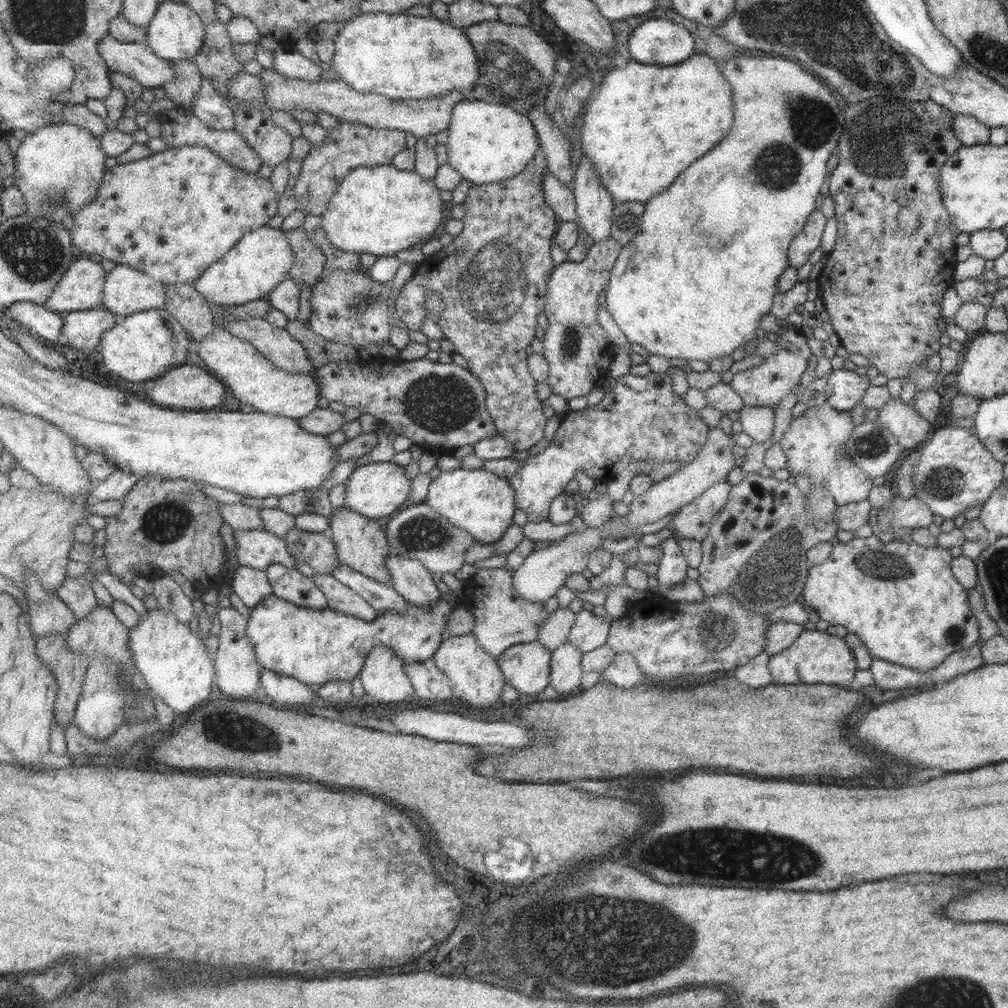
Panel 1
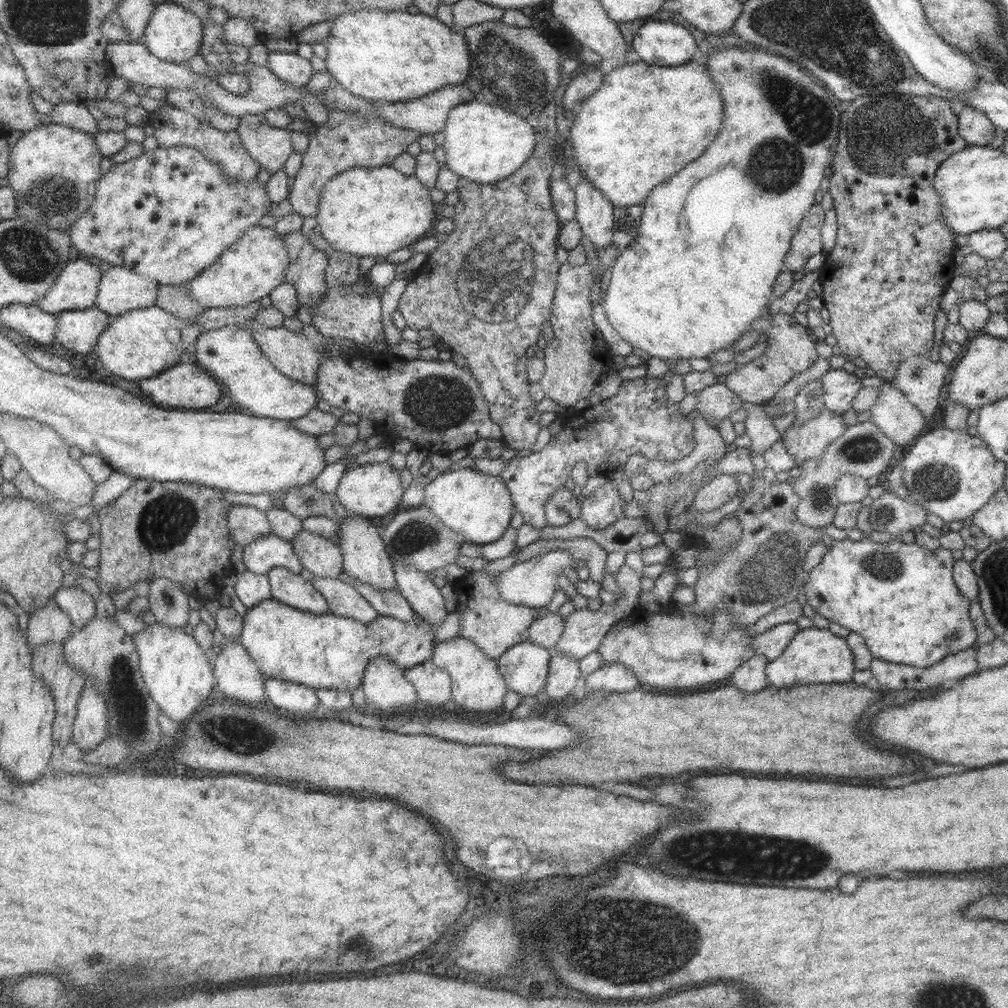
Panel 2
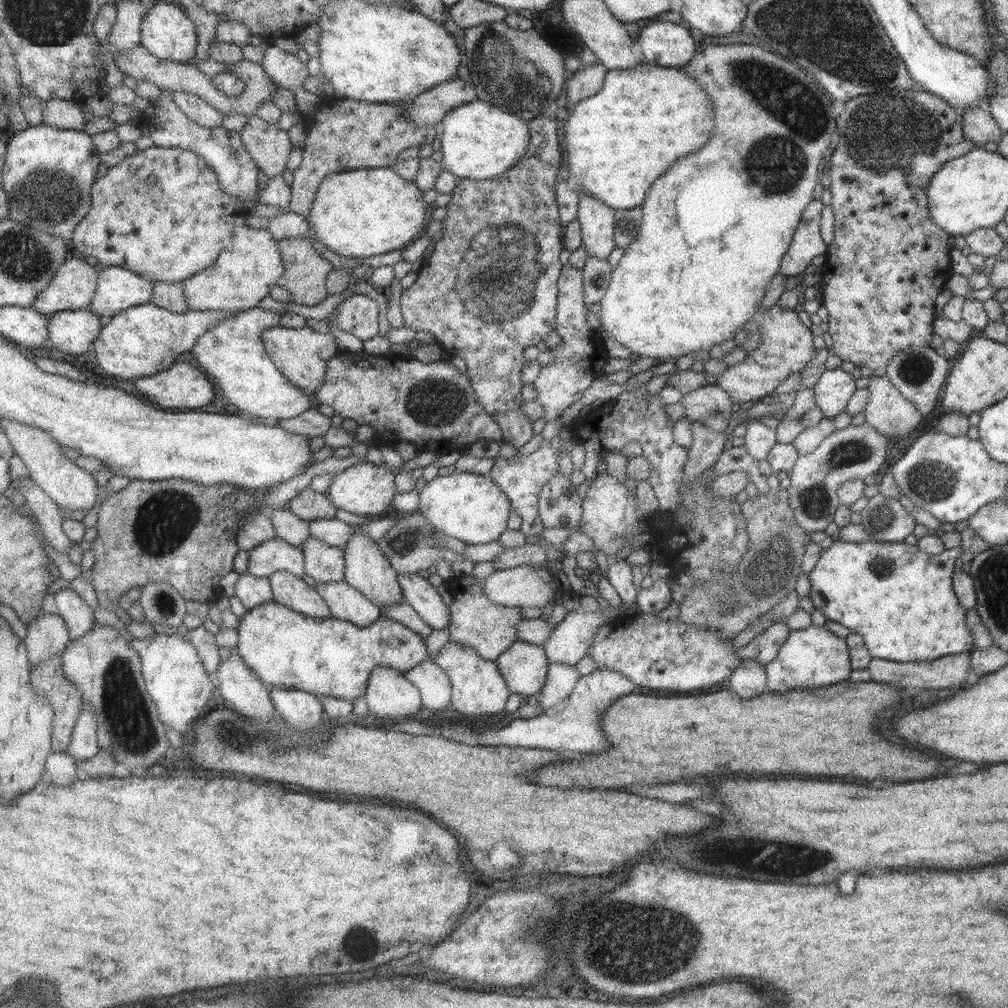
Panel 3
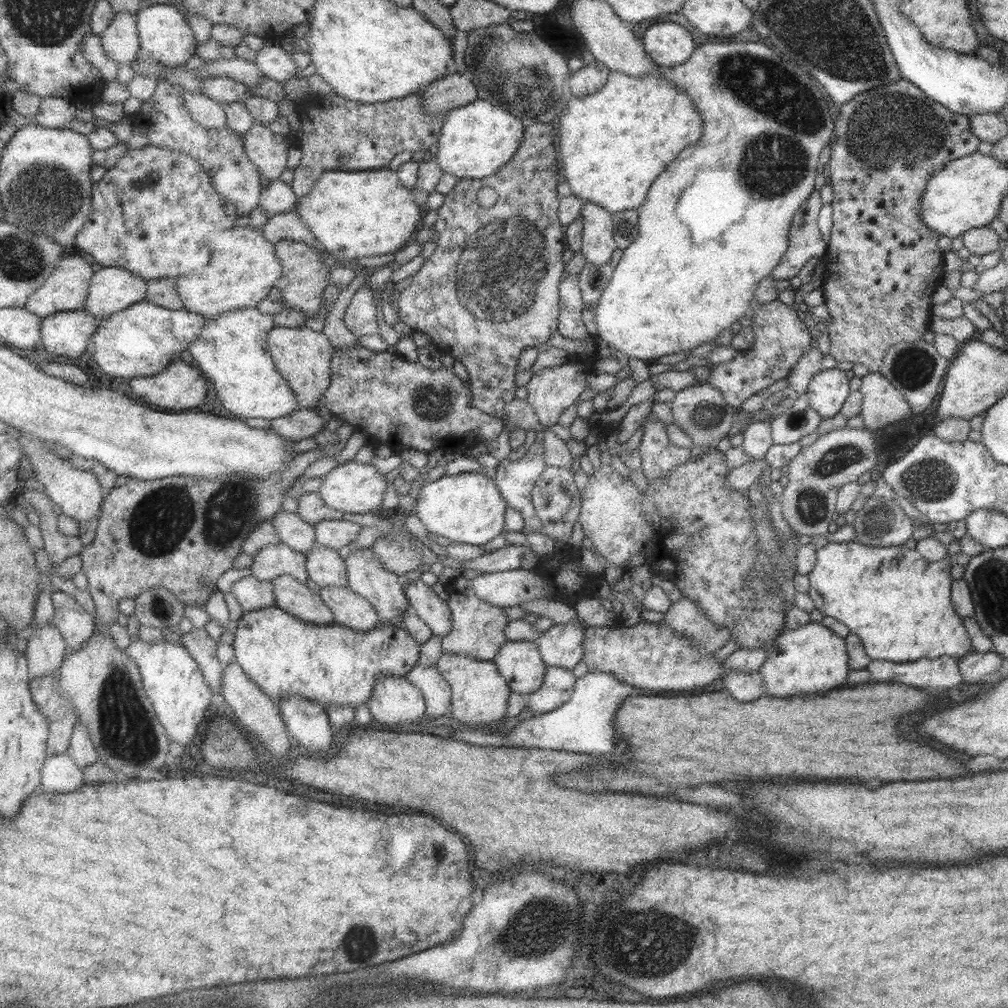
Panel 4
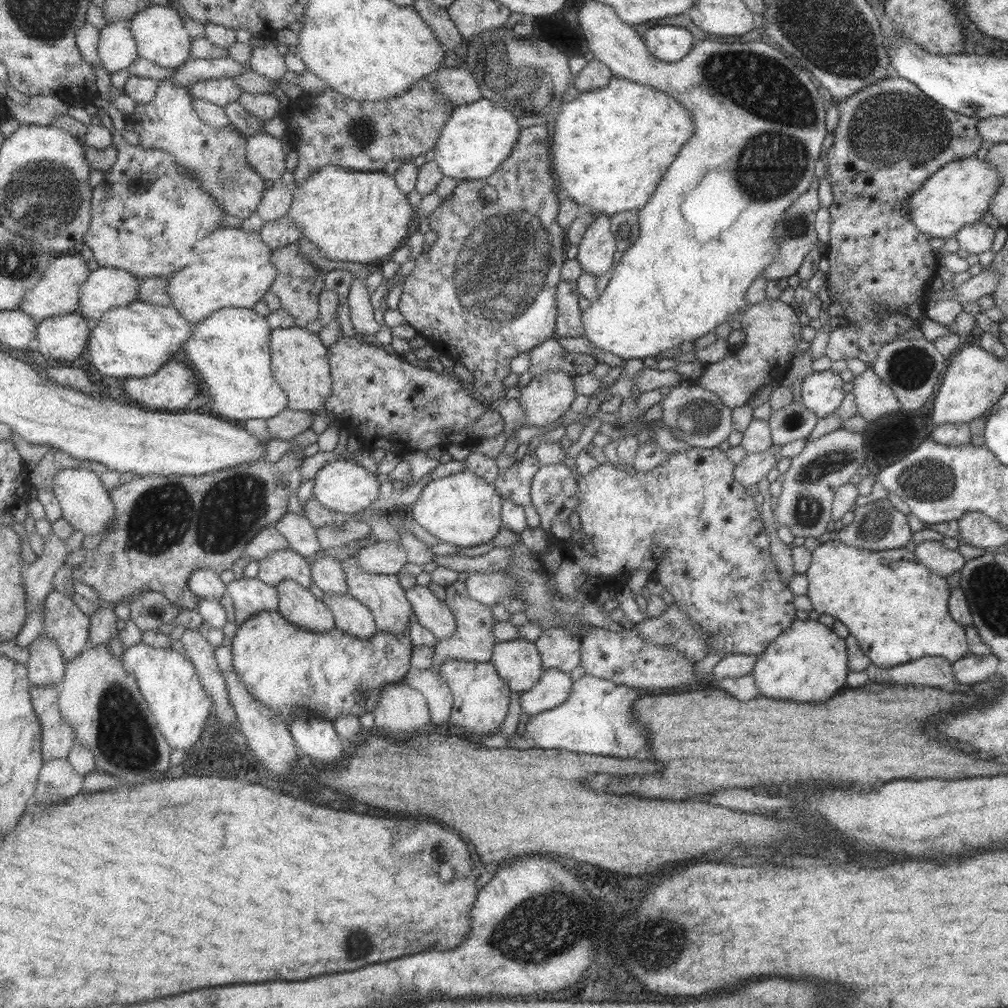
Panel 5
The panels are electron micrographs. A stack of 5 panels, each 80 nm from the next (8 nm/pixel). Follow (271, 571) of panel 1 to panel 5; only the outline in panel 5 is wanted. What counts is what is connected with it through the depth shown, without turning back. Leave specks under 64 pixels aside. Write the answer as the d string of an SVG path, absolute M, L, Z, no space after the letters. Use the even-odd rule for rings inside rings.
M283 579L274 587L278 595L278 612L289 624L309 632L333 630L331 612L309 590L291 579Z

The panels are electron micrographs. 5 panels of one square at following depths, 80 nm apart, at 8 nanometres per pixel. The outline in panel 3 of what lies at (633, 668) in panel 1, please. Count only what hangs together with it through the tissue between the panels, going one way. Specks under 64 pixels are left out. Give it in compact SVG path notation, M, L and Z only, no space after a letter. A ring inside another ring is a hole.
M599 670L585 676L578 676L577 682L568 696L568 703L564 709L548 717L539 712L532 718L518 718L510 721L499 730L485 730L477 732L477 744L481 746L506 746L536 748L541 750L564 750L571 752L593 753L602 751L607 743L601 732L598 716L615 700L623 695L628 695L635 690L635 683L631 682L624 674L614 670Z

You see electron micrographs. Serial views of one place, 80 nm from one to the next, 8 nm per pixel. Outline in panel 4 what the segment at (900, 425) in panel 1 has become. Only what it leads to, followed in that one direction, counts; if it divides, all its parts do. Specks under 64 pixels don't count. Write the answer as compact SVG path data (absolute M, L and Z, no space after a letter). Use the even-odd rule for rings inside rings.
M868 372L861 377L859 415L866 429L879 430L913 416L911 407L900 392L879 372Z

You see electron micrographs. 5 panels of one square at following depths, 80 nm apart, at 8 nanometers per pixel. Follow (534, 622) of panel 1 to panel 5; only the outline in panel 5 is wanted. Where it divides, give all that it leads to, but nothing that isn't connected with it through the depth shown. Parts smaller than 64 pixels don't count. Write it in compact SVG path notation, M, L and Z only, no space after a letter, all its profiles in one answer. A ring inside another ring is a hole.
M455 579L451 584L444 587L445 604L451 610L456 621L455 633L451 637L444 638L435 644L433 659L431 659L431 669L436 673L438 667L449 658L455 660L488 662L491 659L493 645L496 643L492 637L491 629L496 624L491 608L471 600L469 595L465 594L465 583Z

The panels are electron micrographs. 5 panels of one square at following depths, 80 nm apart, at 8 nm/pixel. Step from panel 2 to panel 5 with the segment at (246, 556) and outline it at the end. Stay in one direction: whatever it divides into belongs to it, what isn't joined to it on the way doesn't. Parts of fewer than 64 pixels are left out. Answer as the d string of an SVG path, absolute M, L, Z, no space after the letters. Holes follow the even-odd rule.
M281 549L270 552L258 562L256 579L275 586L283 579L291 579L298 582L305 590L309 590L310 565L307 558L293 552L293 550Z

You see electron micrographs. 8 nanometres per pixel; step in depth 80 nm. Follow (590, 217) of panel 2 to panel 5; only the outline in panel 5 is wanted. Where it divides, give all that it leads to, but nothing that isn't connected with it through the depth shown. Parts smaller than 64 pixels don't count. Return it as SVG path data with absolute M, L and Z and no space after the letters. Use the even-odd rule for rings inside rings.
M594 213L594 219L587 225L577 245L575 260L582 272L599 276L613 267L613 253L616 251L610 220L603 213Z

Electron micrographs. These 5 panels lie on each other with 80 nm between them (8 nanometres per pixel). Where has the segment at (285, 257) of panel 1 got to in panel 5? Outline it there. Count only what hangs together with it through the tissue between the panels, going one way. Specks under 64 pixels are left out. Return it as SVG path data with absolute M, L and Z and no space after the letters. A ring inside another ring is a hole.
M223 227L214 230L194 244L199 263L184 266L168 281L168 291L175 308L193 324L205 320L226 307L251 309L263 298L274 278L271 249L263 244L259 232L243 232L241 228Z

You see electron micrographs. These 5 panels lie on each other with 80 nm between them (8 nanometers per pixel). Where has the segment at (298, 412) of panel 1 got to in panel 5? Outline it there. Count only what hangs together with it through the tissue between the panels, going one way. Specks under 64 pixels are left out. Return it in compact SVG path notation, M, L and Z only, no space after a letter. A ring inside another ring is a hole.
M226 307L211 314L194 325L194 332L188 337L184 352L187 352L191 368L203 378L203 388L213 400L213 410L229 421L262 418L267 420L286 409L285 392L275 382L270 365L270 326L266 317L259 316L253 309Z

